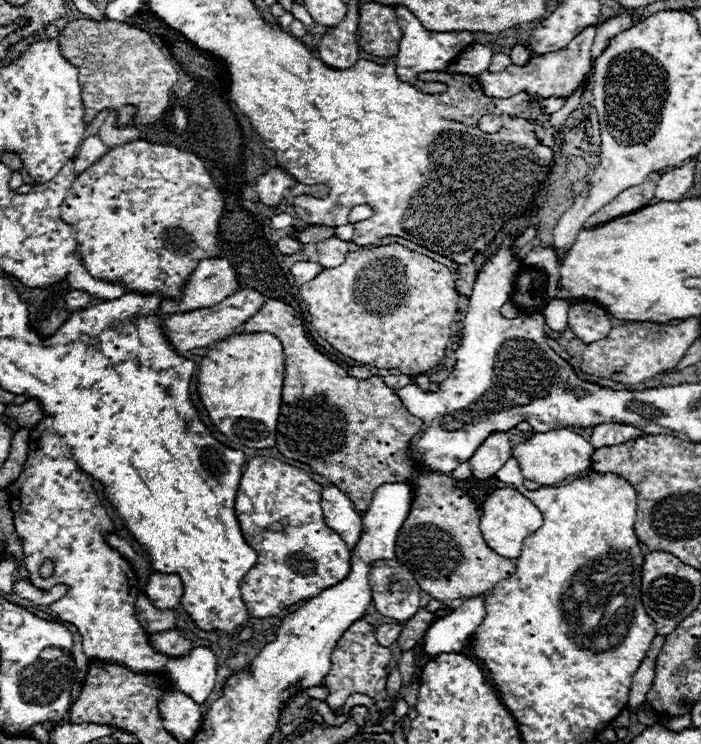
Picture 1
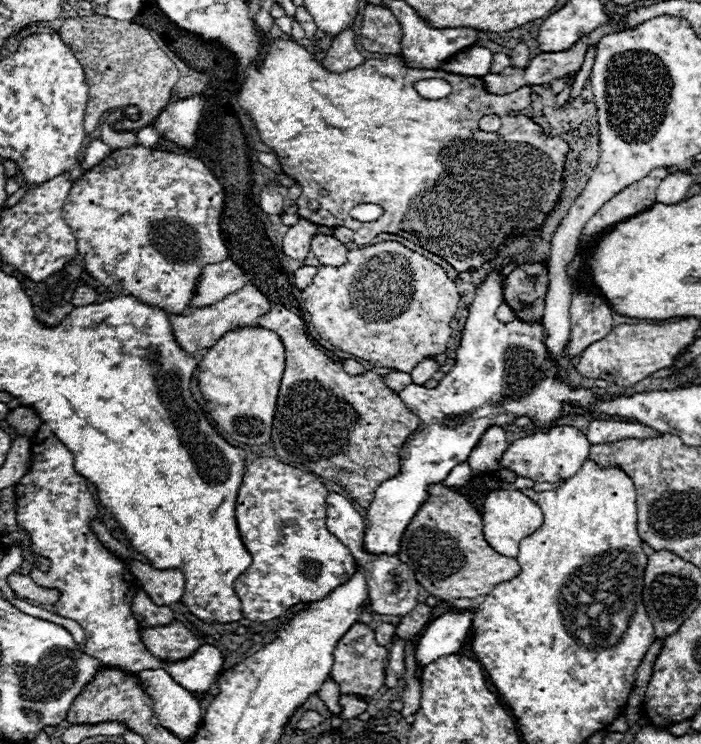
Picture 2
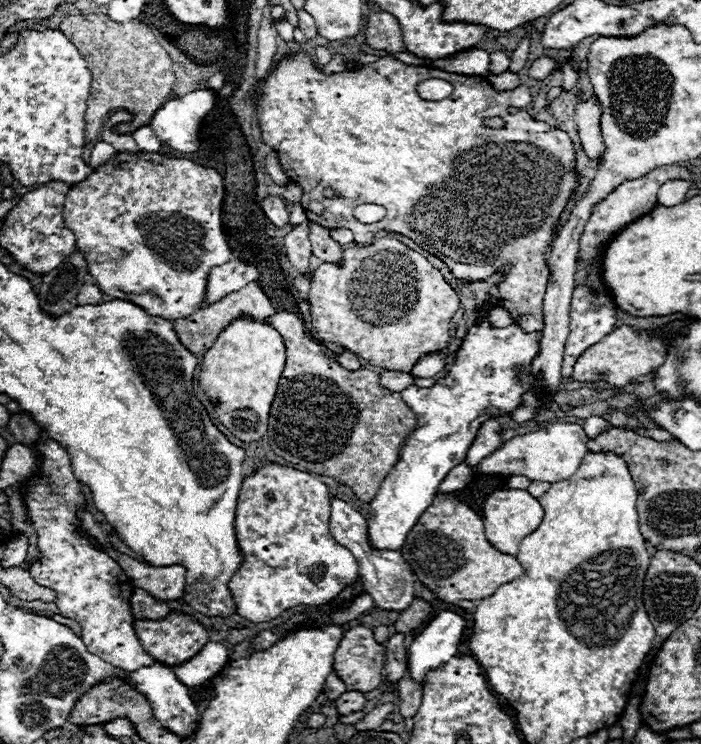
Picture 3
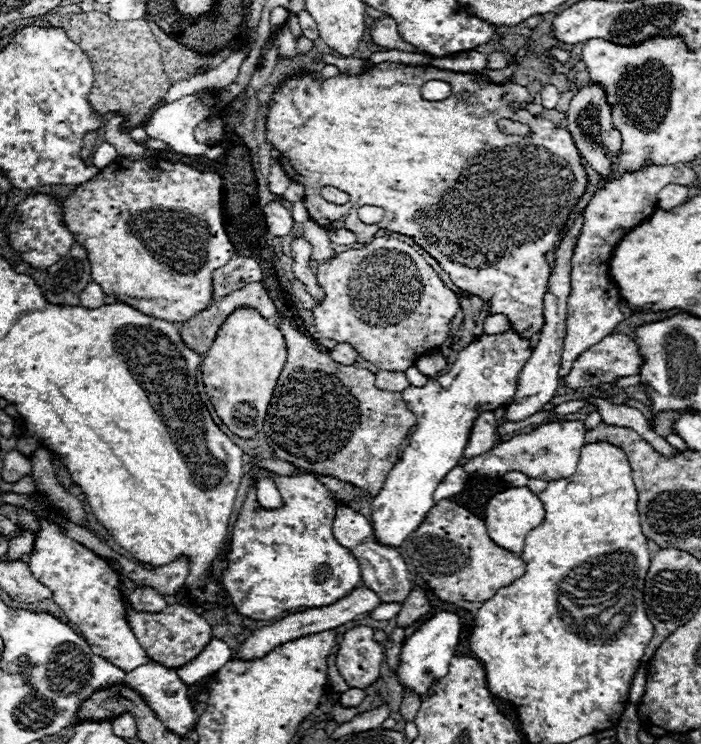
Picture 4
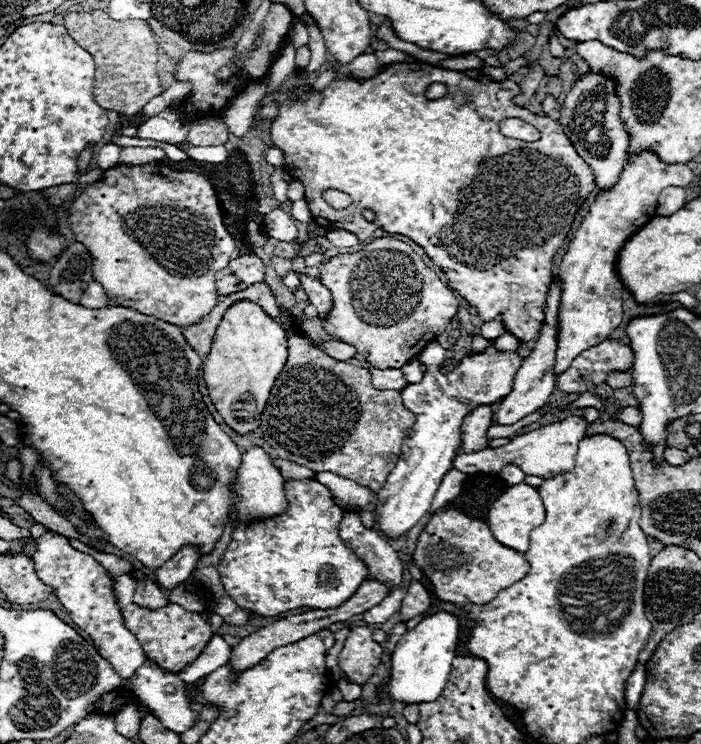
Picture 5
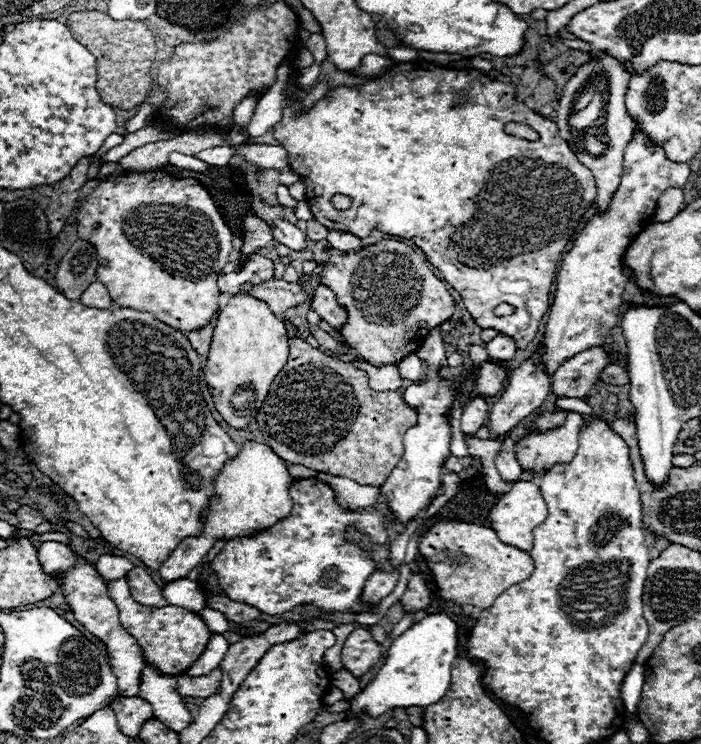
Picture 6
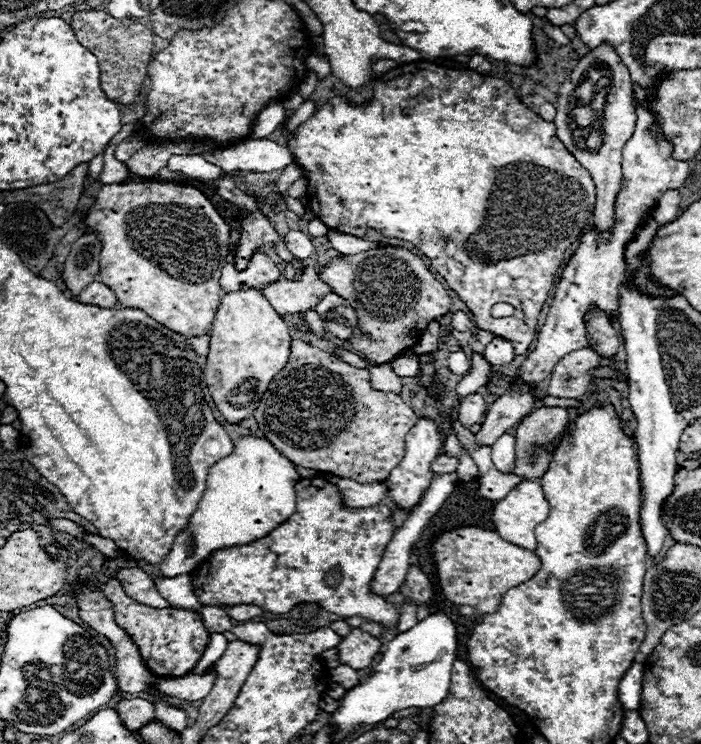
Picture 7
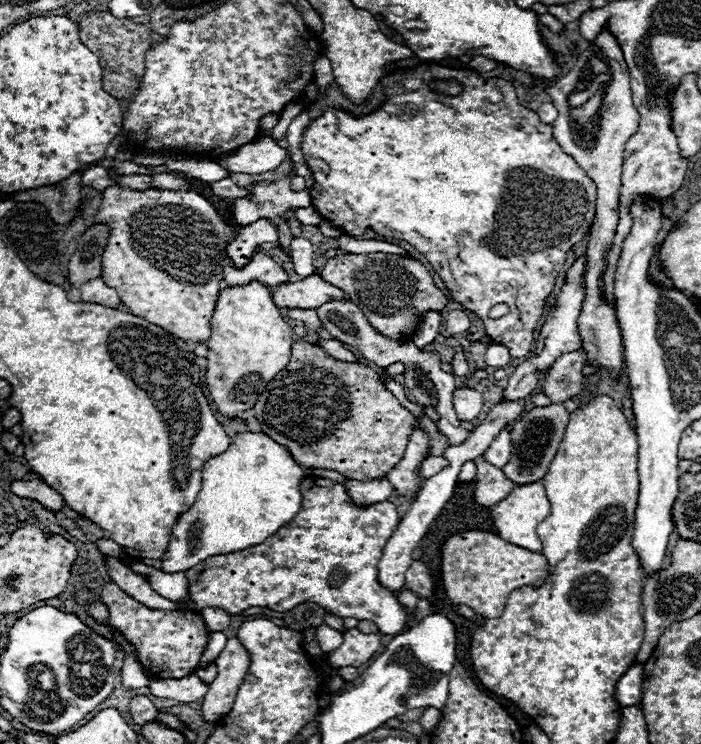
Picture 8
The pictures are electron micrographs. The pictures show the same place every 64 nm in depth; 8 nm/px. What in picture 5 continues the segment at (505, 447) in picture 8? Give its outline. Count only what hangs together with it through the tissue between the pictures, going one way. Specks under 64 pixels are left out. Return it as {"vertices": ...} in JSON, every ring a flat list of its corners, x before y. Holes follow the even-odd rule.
{"vertices":[[506,464,502,470,500,470,500,478,508,484,508,486,516,486,516,484,520,484,520,482,524,482,524,472,518,468,518,466,514,466,514,464]]}

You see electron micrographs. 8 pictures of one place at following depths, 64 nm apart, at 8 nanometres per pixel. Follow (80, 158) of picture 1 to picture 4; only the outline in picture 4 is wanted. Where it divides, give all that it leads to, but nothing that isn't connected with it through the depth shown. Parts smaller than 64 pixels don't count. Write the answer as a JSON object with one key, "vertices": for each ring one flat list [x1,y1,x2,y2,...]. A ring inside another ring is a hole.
{"vertices":[[104,142,104,144,100,144,100,146,94,150,92,162,94,162,94,166,96,166,96,168,106,168,106,166,108,166,108,164,112,164,116,158,118,158,116,148,114,148,112,144]]}

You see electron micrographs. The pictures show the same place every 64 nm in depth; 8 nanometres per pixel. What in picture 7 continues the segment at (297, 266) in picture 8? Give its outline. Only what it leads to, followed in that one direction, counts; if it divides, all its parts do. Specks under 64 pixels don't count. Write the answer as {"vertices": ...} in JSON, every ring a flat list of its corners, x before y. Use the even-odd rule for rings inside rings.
{"vertices":[[290,230,284,238,288,250,294,254,294,258,300,262,300,268,298,272,302,274,306,270,306,266,302,264,306,258,310,258,314,254,314,244,310,242,310,238,304,234,304,232,296,232,296,230]]}

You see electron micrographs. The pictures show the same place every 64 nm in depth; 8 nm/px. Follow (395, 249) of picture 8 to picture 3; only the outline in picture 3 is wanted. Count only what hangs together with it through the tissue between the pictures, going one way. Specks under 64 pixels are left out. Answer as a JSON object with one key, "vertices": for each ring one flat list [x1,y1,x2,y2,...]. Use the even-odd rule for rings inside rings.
{"vertices":[[334,228,334,230,330,230,330,238,334,242,338,242,338,244,350,244,350,242,354,242,354,234,350,230,346,230,346,228]]}

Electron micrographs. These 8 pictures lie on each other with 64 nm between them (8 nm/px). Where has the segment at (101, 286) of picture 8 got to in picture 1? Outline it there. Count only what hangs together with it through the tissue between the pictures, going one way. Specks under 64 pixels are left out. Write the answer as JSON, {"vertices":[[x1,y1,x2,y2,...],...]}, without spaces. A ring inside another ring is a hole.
{"vertices":[[72,290,66,296,66,306,68,306,70,312,74,312,74,310,80,310,80,308,88,306,90,300,92,300,92,296,88,292,84,292,84,290]]}

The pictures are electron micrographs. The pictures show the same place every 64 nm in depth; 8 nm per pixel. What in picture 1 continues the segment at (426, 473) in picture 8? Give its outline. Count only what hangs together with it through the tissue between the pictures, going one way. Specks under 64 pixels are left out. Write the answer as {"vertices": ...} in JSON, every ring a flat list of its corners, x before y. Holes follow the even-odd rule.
{"vertices":[[560,428,560,430,534,434,530,440,514,446,512,456,518,458,520,472,526,480,534,480,538,484,558,484,568,476,574,476,590,466,592,446,570,428]]}

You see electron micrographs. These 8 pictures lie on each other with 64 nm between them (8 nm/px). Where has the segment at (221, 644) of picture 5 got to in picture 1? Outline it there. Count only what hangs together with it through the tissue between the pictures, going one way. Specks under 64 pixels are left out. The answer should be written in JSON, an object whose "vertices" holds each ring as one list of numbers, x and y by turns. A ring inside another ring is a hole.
{"vertices":[[194,648,190,654,180,658,170,658,164,672,170,682,190,694,198,704,202,704,216,684,216,656,210,648]]}

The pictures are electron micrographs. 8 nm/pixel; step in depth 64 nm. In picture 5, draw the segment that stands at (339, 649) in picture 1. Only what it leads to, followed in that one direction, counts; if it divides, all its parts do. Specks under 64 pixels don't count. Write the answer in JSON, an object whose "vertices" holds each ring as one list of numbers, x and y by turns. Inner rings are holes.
{"vertices":[[352,628,338,656,340,668,350,682,364,684,380,664,384,648,372,640,372,628]]}

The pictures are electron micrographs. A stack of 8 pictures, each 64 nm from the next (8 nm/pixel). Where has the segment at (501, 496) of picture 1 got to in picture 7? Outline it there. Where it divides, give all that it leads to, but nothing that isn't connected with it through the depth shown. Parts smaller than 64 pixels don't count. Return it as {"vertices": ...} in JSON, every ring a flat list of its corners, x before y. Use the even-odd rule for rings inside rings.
{"vertices":[[520,482,506,498,502,498,494,506,492,522,494,522,496,532,498,532,498,536,502,540,534,552,536,546,538,546,536,544,536,536,534,536,534,528,548,518,548,512,550,512,550,506,548,506,548,502,544,498,542,486,538,482]]}

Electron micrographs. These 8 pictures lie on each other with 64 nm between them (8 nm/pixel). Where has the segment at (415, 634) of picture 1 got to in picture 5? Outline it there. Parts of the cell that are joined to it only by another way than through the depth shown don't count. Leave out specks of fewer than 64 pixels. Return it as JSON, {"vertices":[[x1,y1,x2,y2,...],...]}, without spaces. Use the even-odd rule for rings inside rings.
{"vertices":[[412,580,410,586,408,586,408,592,402,600,402,606,400,606,400,618,406,622,422,612,426,612,430,608,430,596,428,596,428,590,422,586,422,582,418,580]]}

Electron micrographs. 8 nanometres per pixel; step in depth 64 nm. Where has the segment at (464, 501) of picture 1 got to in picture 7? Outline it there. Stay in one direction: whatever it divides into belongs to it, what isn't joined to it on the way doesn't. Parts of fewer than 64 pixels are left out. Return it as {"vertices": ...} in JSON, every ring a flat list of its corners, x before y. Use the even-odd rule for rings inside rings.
{"vertices":[[458,528,444,532,432,544,432,550,444,596,456,604,474,606,482,614,494,614,500,608,502,596,510,588,528,582,542,564,534,552,502,540,496,532,480,528]]}

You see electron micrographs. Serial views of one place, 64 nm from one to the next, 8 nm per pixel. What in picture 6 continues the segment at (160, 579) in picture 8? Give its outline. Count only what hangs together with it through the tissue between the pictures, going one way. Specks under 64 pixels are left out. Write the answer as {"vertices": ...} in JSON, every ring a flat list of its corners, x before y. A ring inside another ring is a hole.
{"vertices":[[178,578,178,580,172,580,172,582,164,584,162,594,168,600,168,604,186,608,190,612,200,612,202,608,206,608,204,592,190,578]]}

